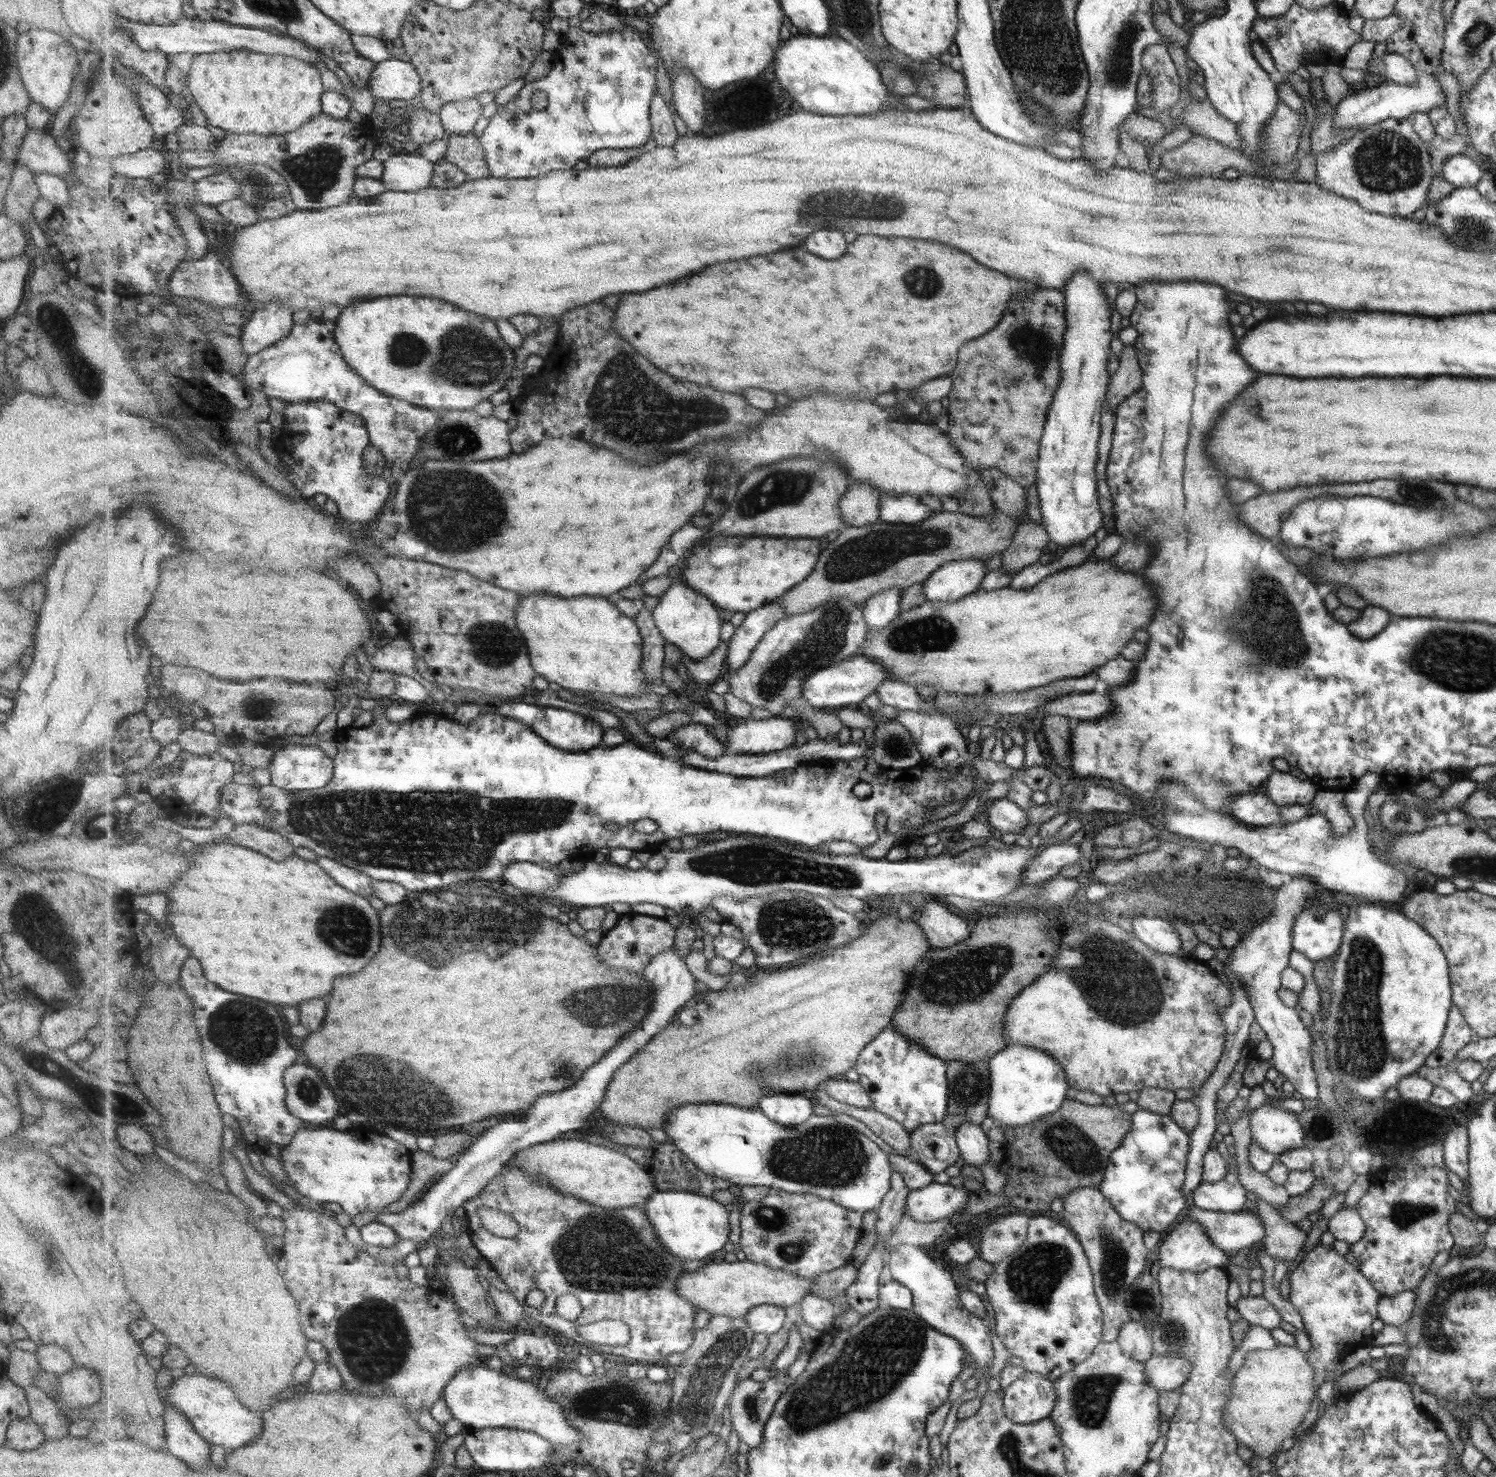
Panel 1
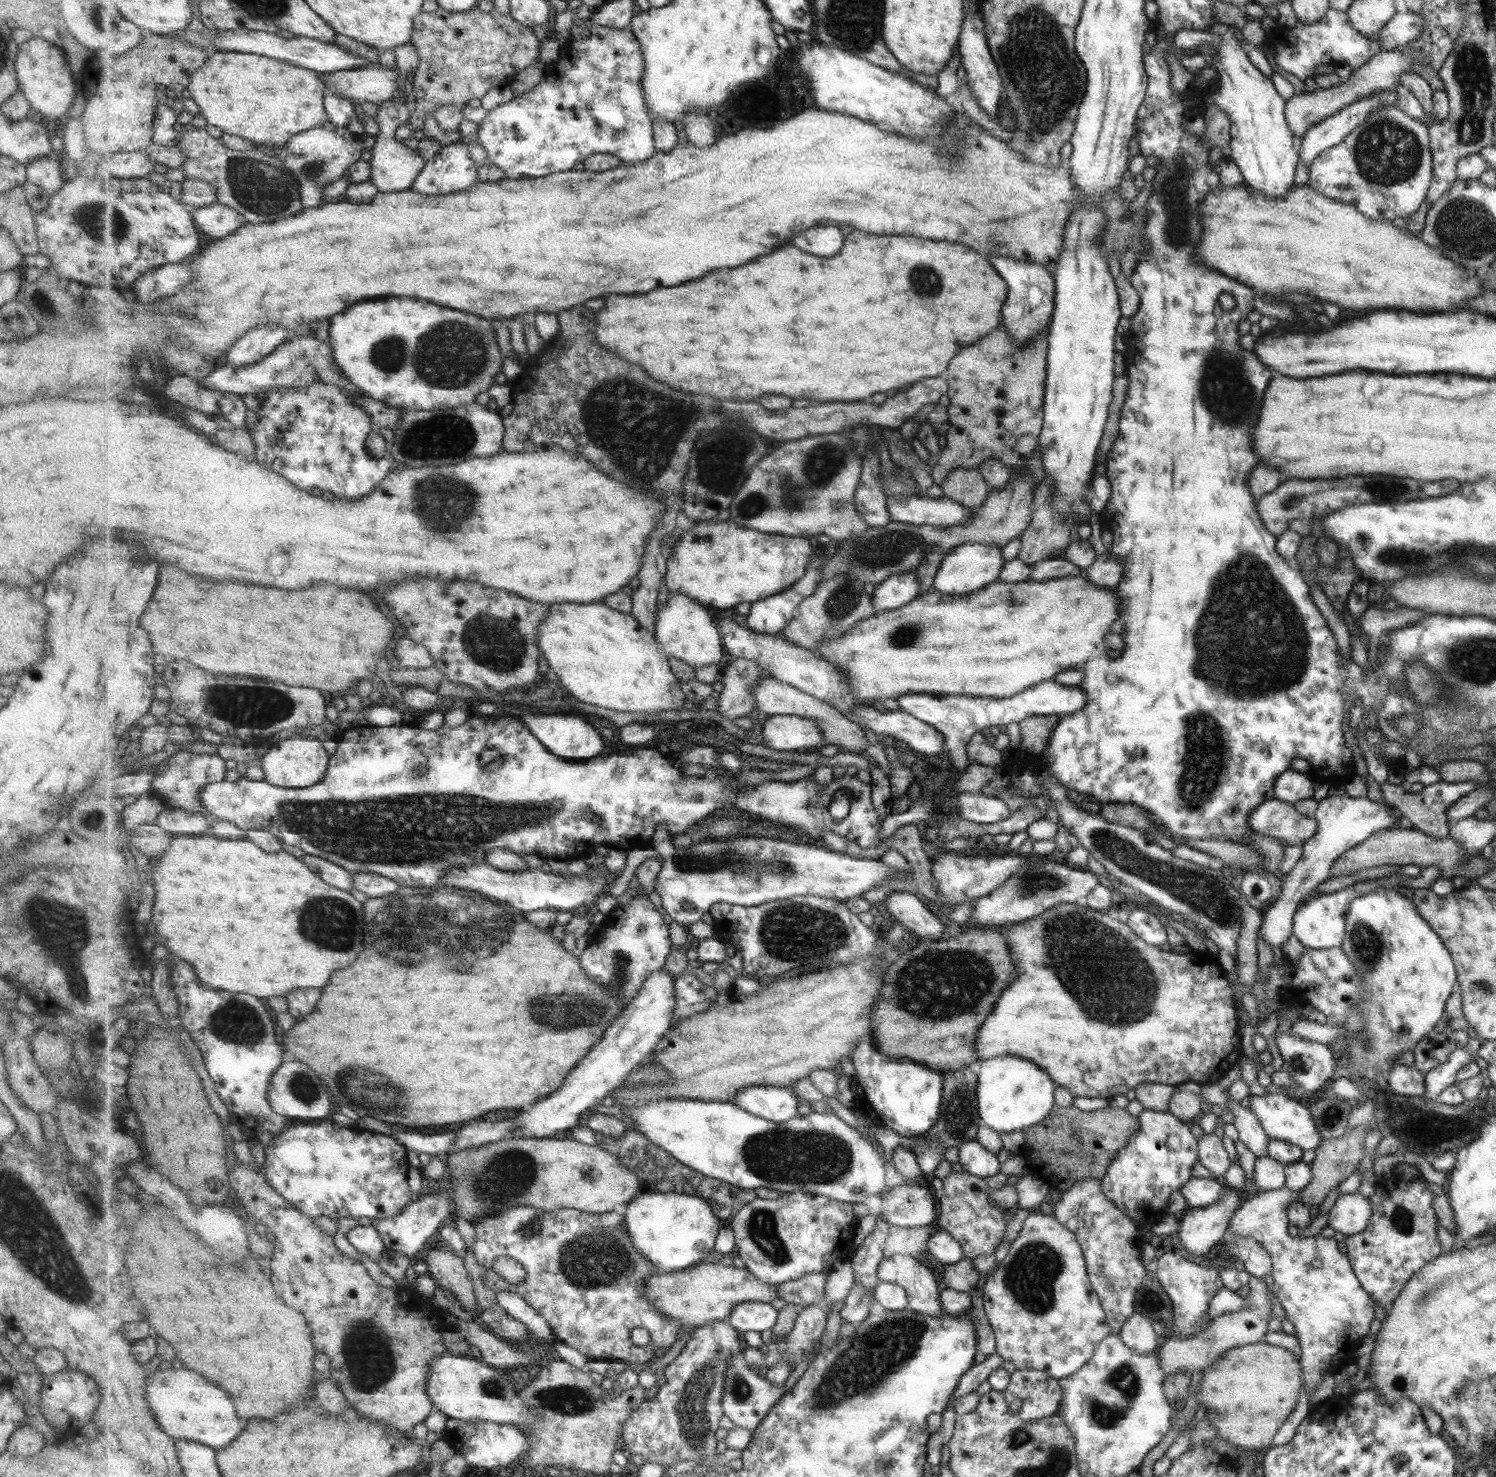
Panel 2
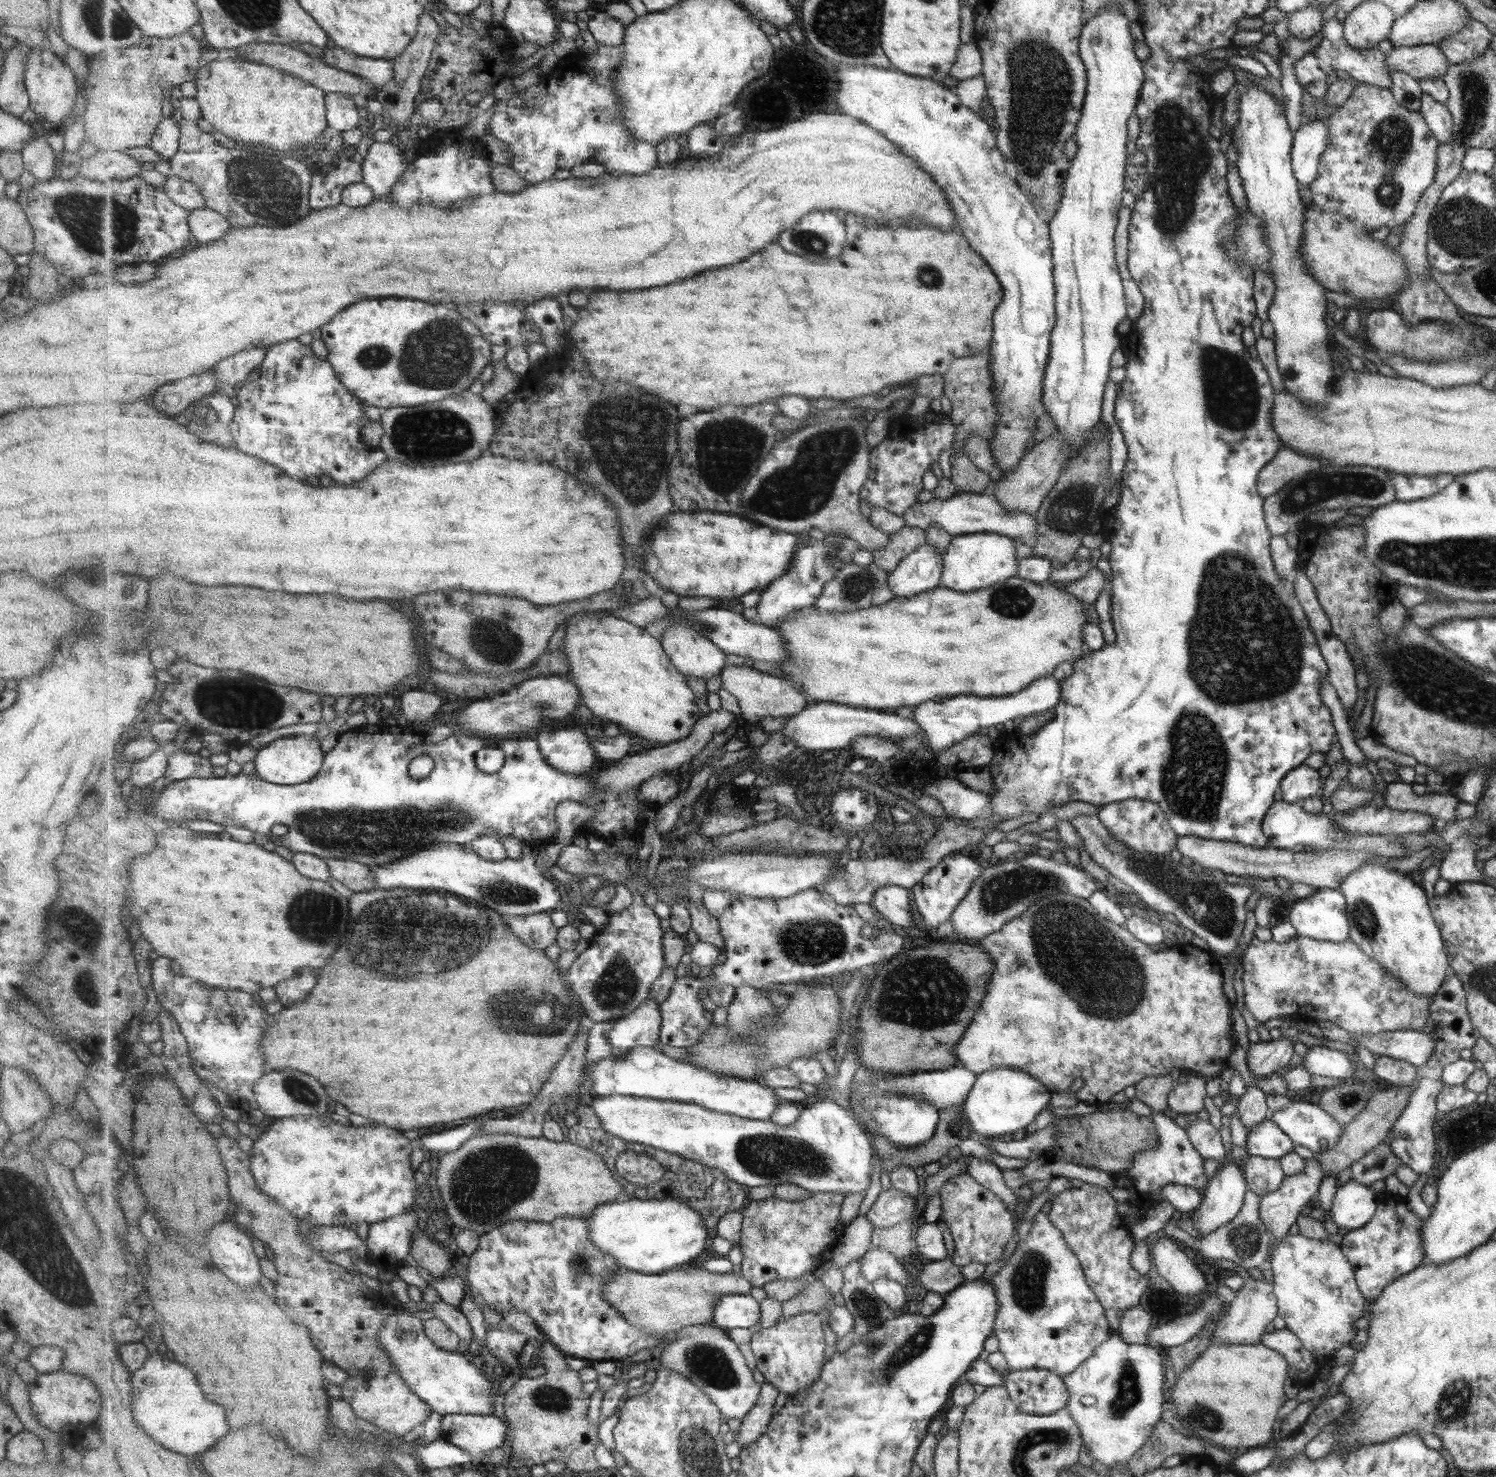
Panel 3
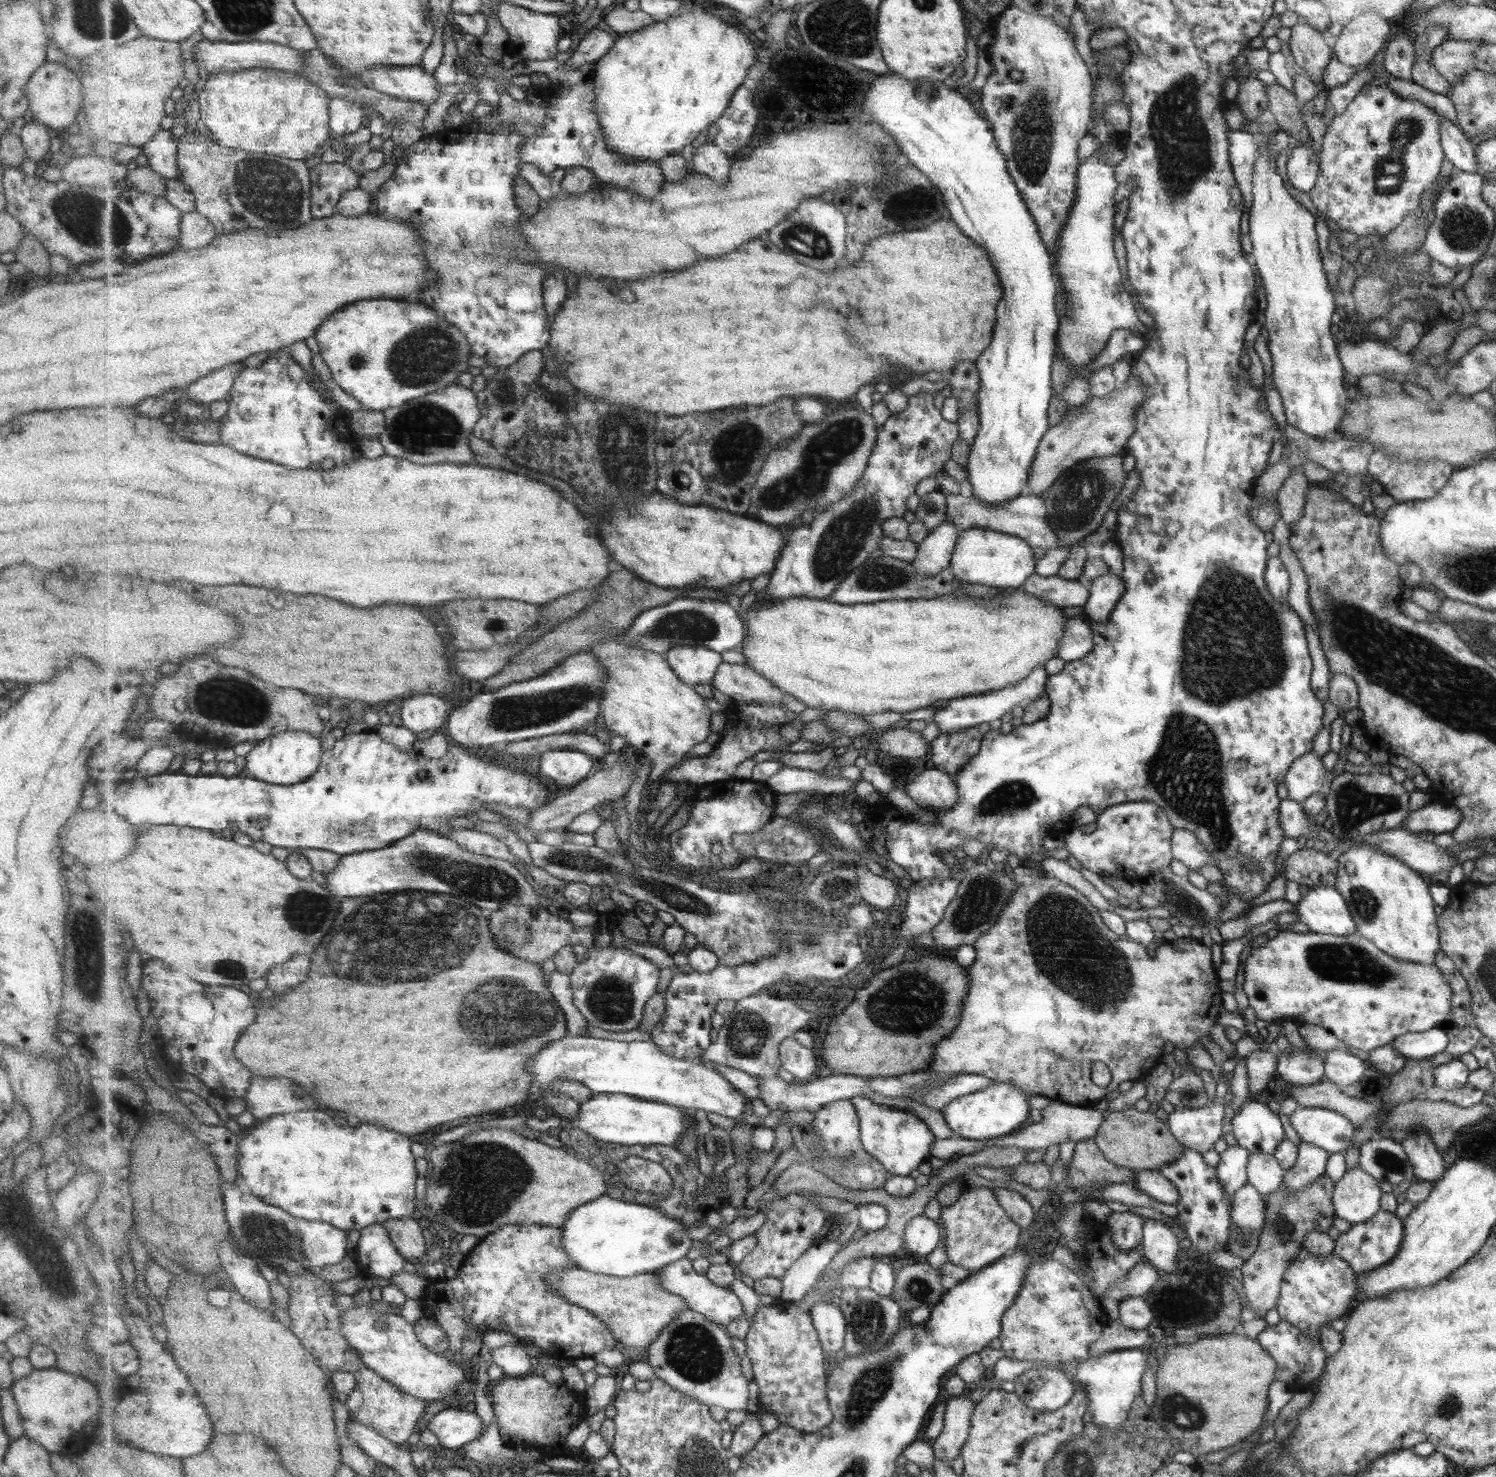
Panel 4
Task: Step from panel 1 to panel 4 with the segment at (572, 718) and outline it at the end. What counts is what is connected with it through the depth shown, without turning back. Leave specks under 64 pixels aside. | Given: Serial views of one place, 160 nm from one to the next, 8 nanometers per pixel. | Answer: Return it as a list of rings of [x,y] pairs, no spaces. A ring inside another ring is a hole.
[[[557,750],[541,756],[540,776],[553,780],[557,788],[570,792],[571,788],[591,776],[595,760],[578,750]]]

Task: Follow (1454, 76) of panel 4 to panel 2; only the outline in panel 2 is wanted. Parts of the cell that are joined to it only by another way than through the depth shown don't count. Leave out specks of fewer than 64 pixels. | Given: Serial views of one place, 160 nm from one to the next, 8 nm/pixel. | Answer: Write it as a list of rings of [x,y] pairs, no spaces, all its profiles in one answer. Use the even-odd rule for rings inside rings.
[[[1397,49],[1381,50],[1379,53],[1374,54],[1363,66],[1353,70],[1345,83],[1339,83],[1338,86],[1329,87],[1327,90],[1317,87],[1313,92],[1299,92],[1292,98],[1289,98],[1287,105],[1285,105],[1287,123],[1290,129],[1301,137],[1310,126],[1317,125],[1325,118],[1335,115],[1339,110],[1345,109],[1345,107],[1353,105],[1353,103],[1361,101],[1361,99],[1371,97],[1375,93],[1389,91],[1389,88],[1393,89],[1398,83],[1400,76],[1408,70],[1416,72],[1423,77],[1432,90],[1445,90],[1438,71],[1430,65],[1428,58],[1416,57],[1415,55],[1409,56]]]

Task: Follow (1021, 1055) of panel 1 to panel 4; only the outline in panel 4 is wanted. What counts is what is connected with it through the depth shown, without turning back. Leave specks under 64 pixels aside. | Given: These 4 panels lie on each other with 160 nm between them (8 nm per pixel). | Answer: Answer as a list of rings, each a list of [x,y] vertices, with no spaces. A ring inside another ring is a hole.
[[[995,1083],[983,1091],[957,1097],[943,1106],[940,1112],[947,1128],[953,1134],[967,1140],[988,1140],[997,1136],[1007,1135],[1027,1118],[1026,1095],[1019,1091],[1019,1087],[1011,1087],[1007,1083]]]

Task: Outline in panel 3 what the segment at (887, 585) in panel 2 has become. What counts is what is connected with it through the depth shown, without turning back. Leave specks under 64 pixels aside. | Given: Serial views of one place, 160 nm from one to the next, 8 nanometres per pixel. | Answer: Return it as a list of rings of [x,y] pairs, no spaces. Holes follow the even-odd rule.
[[[926,542],[913,549],[889,576],[896,598],[910,598],[935,589],[942,577],[942,554]]]

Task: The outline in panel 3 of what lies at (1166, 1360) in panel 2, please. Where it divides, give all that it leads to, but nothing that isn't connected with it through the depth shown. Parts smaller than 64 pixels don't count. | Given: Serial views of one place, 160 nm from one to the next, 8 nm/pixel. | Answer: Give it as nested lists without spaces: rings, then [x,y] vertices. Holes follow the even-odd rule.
[[[1256,1272],[1245,1274],[1242,1287],[1234,1291],[1233,1300],[1228,1304],[1228,1312],[1213,1327],[1210,1344],[1259,1343],[1260,1338],[1266,1332],[1267,1324],[1277,1316],[1277,1298],[1273,1291],[1272,1282],[1263,1279]]]

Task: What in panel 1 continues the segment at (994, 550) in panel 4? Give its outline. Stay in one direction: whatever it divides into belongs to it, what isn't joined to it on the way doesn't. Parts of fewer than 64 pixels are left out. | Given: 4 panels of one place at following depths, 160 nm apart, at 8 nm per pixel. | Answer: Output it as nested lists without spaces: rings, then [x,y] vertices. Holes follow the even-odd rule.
[[[970,558],[949,562],[923,582],[923,596],[927,602],[953,602],[976,593],[988,574],[983,559]]]

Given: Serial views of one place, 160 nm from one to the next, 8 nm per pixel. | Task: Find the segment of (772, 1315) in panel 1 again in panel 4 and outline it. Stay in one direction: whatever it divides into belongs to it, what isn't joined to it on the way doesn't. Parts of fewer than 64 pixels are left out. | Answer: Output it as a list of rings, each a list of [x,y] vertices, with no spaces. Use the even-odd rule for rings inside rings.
[[[685,1256],[681,1260],[670,1262],[655,1273],[660,1280],[660,1286],[667,1292],[673,1292],[684,1298],[688,1308],[706,1315],[711,1322],[727,1327],[743,1314],[743,1302],[732,1291],[727,1290],[727,1287],[716,1286],[706,1275],[697,1274],[690,1257]]]

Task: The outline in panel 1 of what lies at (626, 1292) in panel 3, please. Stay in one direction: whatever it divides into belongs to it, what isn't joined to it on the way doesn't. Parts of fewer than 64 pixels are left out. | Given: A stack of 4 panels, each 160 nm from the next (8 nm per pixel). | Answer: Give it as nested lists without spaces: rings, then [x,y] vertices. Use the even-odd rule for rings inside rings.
[[[748,1259],[735,1262],[713,1263],[707,1261],[695,1271],[681,1273],[676,1282],[676,1291],[688,1300],[696,1310],[706,1310],[713,1317],[746,1317],[755,1306],[799,1306],[799,1302],[811,1294],[814,1278],[801,1278],[797,1273],[775,1270],[760,1262]]]

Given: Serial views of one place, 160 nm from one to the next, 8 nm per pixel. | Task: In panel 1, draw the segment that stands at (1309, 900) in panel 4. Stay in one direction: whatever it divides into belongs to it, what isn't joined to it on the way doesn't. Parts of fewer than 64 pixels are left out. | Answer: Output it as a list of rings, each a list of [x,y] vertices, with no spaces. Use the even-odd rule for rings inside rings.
[[[1332,909],[1306,910],[1295,917],[1292,942],[1294,949],[1309,960],[1323,960],[1333,956],[1342,942],[1343,922],[1339,912]]]

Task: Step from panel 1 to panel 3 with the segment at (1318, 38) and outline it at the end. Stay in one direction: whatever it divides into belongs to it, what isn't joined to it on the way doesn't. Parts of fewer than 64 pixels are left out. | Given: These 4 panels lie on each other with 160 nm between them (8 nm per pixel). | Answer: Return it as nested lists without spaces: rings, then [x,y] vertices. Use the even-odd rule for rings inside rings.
[[[1330,18],[1323,22],[1319,34],[1322,39],[1316,47],[1306,52],[1300,59],[1295,61],[1294,71],[1296,82],[1301,87],[1306,87],[1309,83],[1325,82],[1327,85],[1337,80],[1337,72],[1345,72],[1356,81],[1357,84],[1370,85],[1375,87],[1390,88],[1390,74],[1386,71],[1384,63],[1385,55],[1377,48],[1369,50],[1353,50],[1343,38],[1342,23],[1336,18]]]

